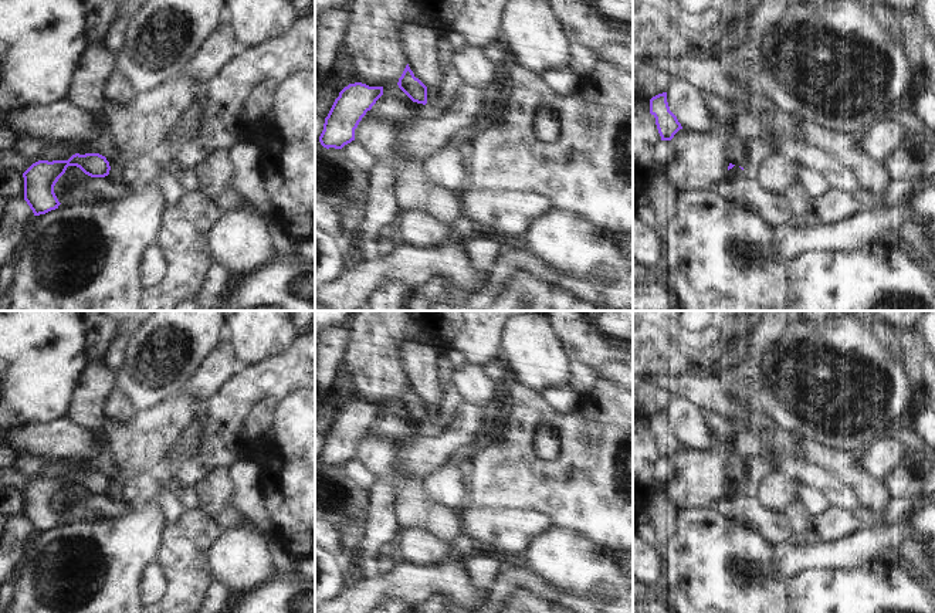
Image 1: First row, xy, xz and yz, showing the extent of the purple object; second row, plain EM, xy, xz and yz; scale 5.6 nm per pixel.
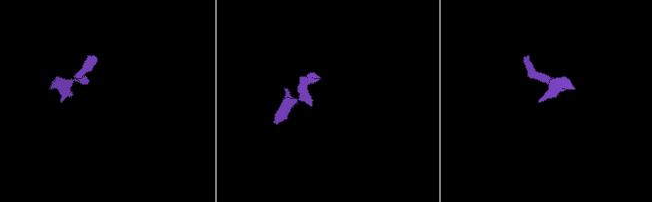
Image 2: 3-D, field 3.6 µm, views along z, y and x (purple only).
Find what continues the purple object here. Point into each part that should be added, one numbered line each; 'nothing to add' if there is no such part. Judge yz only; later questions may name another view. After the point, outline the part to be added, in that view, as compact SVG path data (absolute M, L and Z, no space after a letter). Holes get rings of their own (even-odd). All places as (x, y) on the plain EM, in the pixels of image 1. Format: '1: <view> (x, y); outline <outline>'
nothing to add

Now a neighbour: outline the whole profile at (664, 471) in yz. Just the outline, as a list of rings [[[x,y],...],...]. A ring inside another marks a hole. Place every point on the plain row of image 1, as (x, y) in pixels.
[[[661,458],[655,467],[654,478],[657,481],[657,490],[667,490],[675,474],[675,465],[671,458]]]

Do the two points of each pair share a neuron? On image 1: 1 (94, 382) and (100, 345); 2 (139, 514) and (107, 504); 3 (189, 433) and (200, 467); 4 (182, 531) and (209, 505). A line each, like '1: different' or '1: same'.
1: different
2: different
3: different
4: different

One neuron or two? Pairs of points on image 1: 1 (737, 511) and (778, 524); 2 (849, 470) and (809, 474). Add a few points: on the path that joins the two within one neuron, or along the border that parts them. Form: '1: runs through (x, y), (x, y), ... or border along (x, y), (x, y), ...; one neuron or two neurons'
1: runs through (747, 511), (768, 522); one neuron
2: border along (799, 456), (829, 471), (856, 491); two neurons

